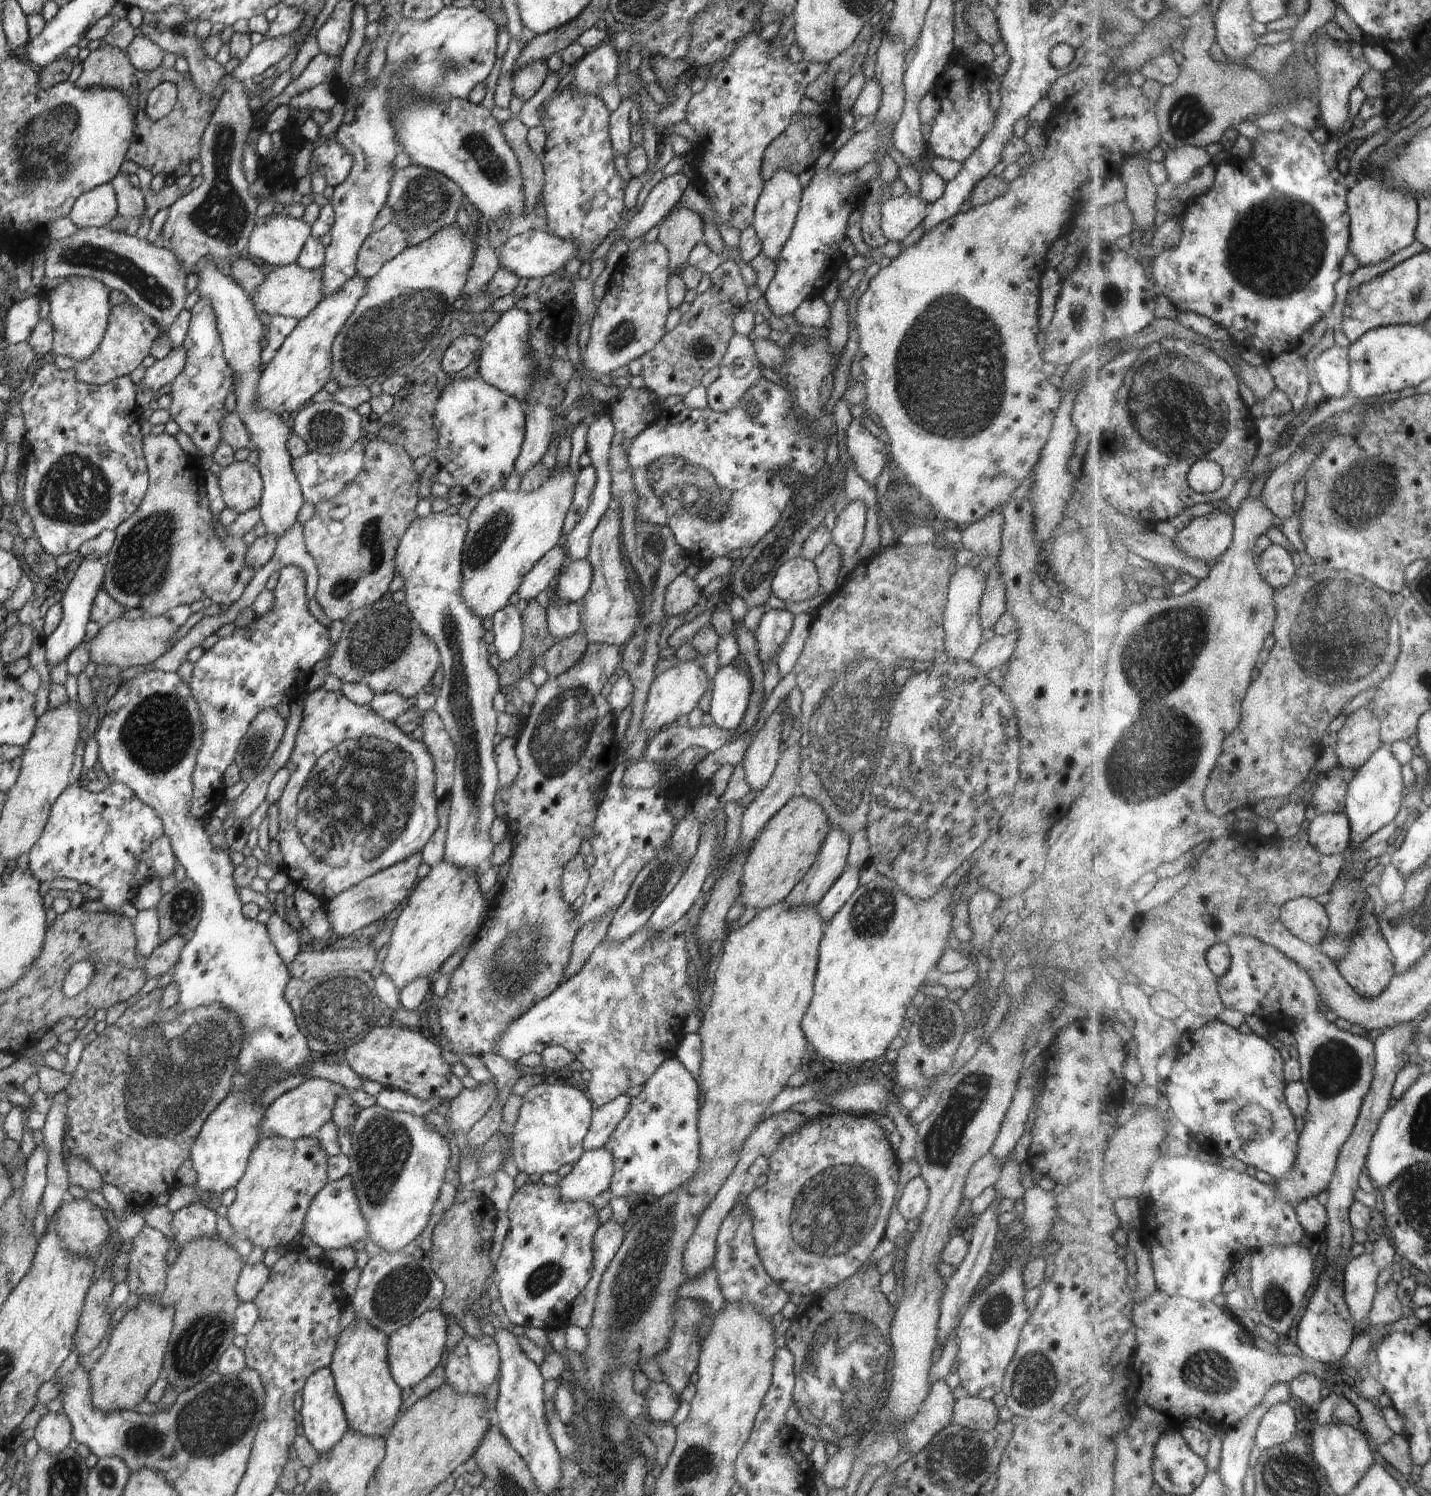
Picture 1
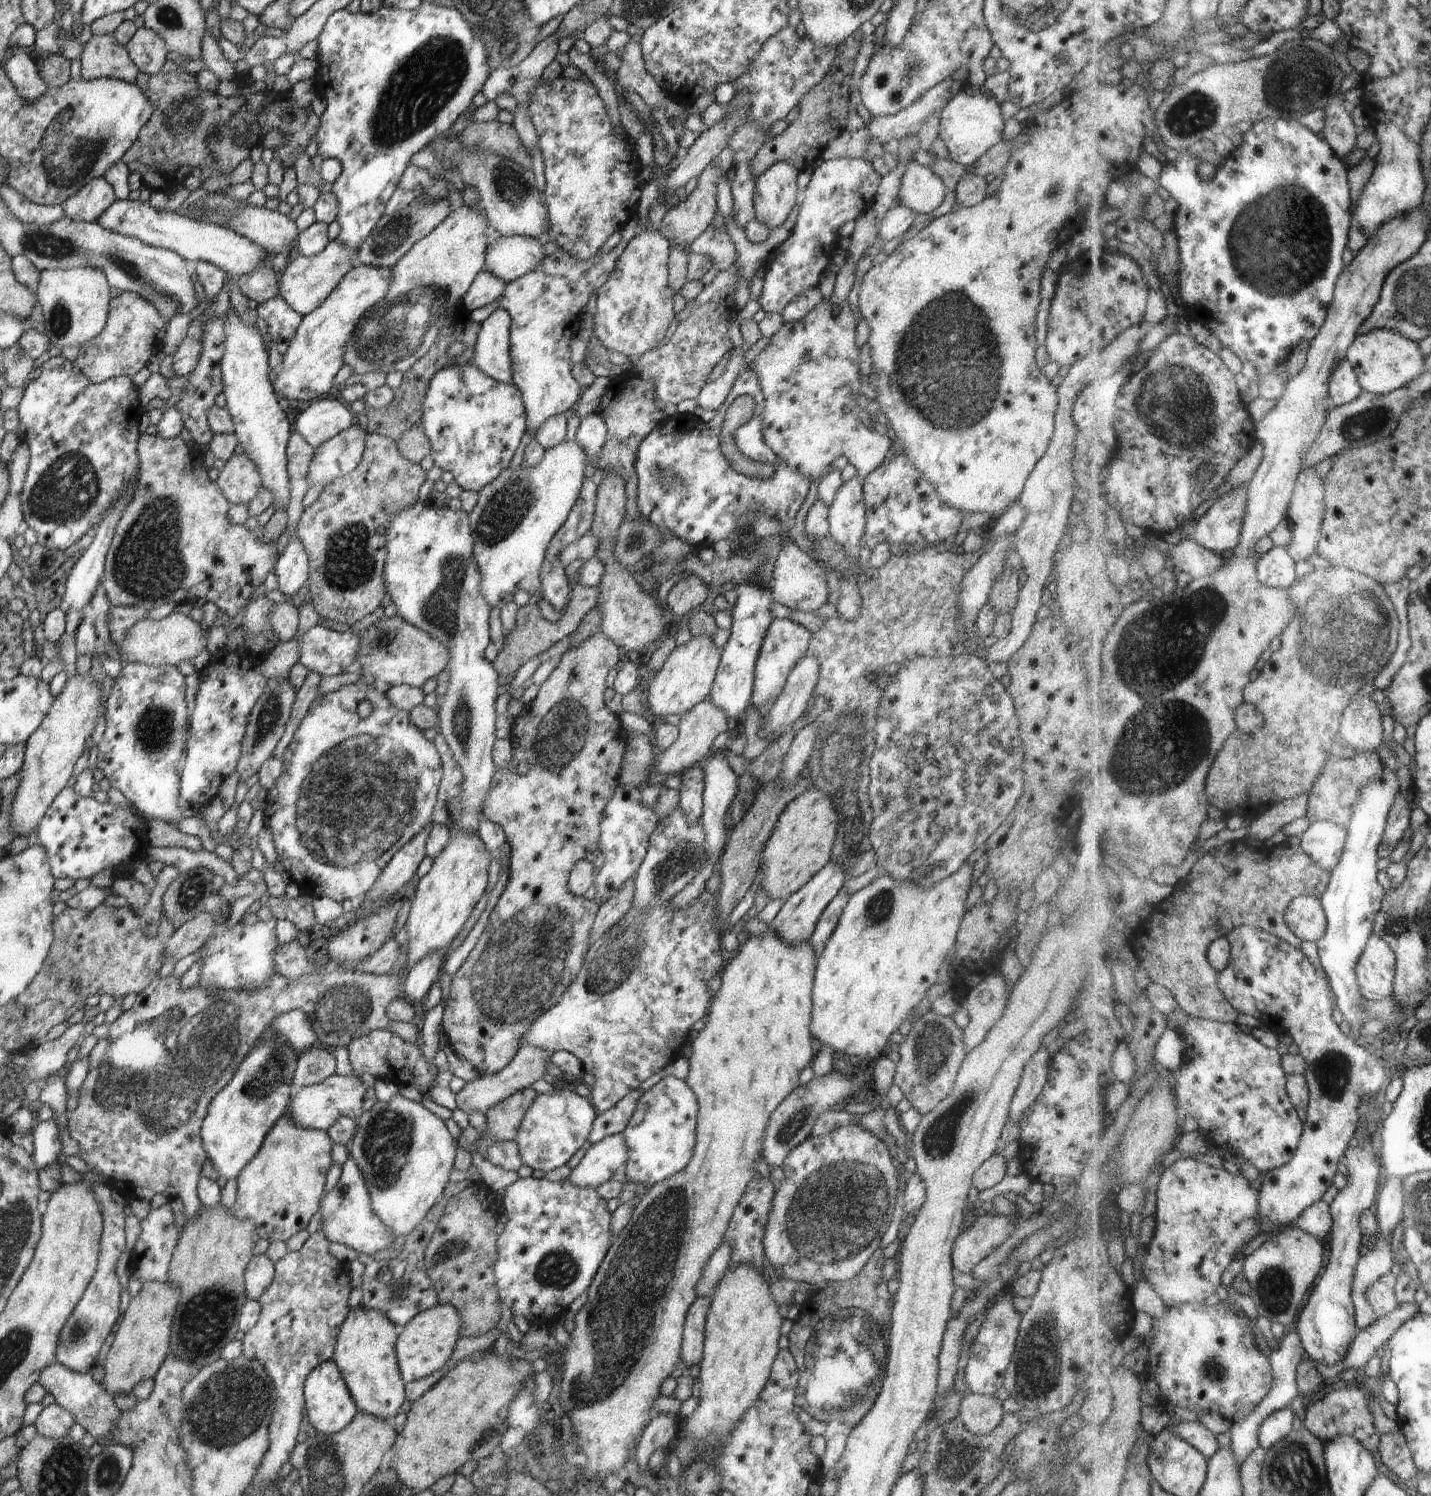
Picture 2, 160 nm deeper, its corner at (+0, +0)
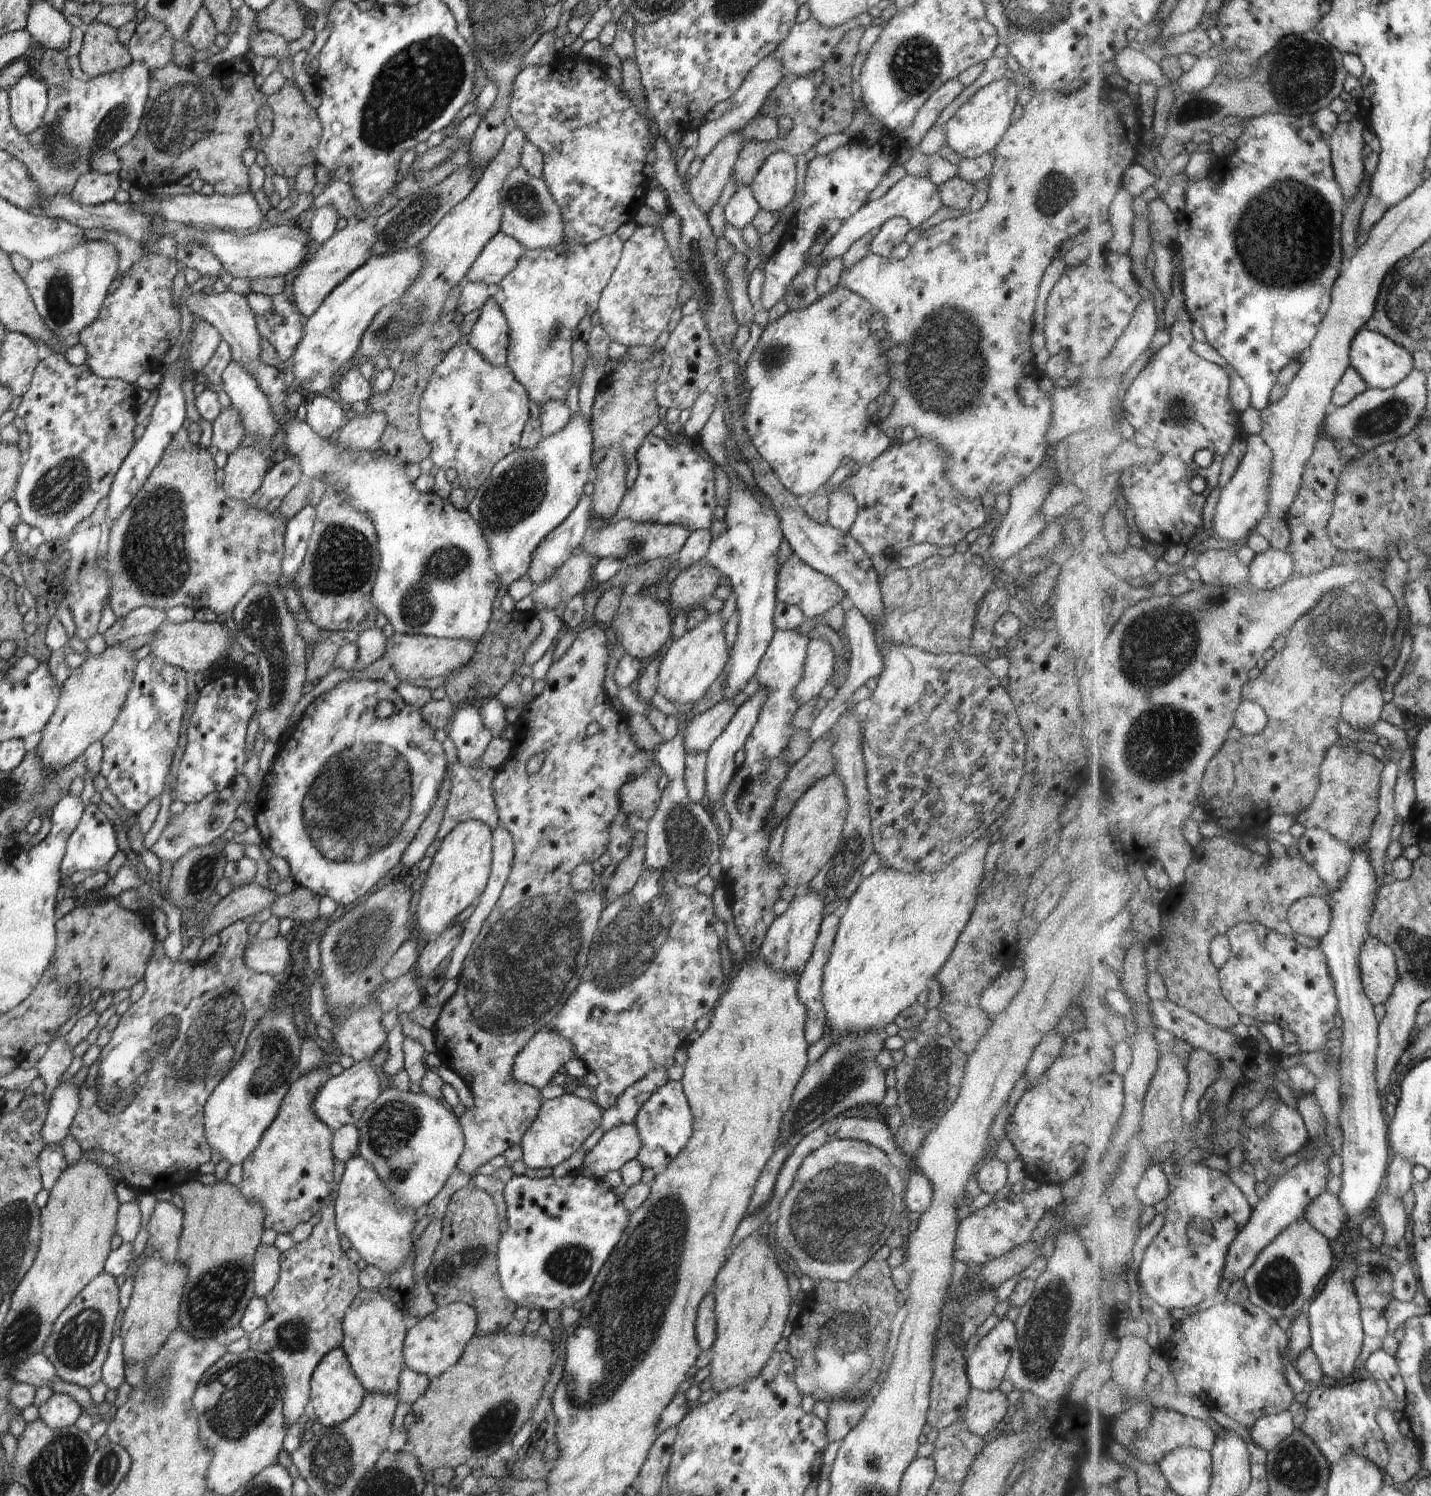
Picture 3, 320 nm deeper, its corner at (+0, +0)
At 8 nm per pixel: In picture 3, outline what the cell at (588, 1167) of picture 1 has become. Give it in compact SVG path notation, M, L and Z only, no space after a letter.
M634 1123L611 1128L586 1154L578 1172L600 1179L610 1171L619 1171L625 1162L636 1159L641 1146L642 1141Z

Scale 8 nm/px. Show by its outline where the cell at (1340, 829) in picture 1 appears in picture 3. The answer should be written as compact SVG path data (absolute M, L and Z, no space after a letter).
M1320 827L1307 829L1298 846L1300 854L1316 867L1331 892L1339 891L1355 861L1353 848Z

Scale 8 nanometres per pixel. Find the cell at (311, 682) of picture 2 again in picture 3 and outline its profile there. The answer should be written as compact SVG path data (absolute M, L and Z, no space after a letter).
M331 631L330 636L315 644L312 659L307 662L306 682L322 679L331 670L341 646L347 641L343 631Z

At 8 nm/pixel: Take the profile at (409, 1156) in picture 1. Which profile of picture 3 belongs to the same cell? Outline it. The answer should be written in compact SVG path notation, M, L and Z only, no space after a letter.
M396 1086L382 1089L380 1096L368 1106L355 1127L359 1132L357 1156L368 1159L380 1180L392 1191L393 1201L397 1205L414 1212L423 1204L428 1204L442 1190L464 1152L465 1136L458 1117L424 1091L402 1091Z

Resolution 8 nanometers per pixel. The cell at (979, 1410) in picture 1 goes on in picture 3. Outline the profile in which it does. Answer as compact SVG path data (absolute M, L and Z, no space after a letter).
M999 1388L991 1391L970 1389L964 1418L968 1430L983 1437L998 1426L1009 1406L1008 1398Z

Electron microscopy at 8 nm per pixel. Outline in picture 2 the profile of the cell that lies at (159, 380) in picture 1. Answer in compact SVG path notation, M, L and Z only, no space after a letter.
M198 315L192 319L186 336L173 354L174 376L189 375L196 368L201 353L204 322L204 315Z

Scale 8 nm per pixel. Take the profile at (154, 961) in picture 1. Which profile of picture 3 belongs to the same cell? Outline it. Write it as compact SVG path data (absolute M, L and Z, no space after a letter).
M255 882L233 890L213 909L203 930L203 939L219 934L233 922L248 921L256 912L271 908L277 896L272 889Z

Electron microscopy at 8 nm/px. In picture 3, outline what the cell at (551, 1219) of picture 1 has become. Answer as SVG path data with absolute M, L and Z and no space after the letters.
M514 1175L503 1189L507 1204L508 1229L501 1233L497 1247L499 1279L504 1294L516 1303L532 1309L559 1310L572 1307L592 1288L598 1271L606 1262L629 1223L629 1212L621 1193L605 1189L597 1178L589 1176L549 1177L531 1179Z

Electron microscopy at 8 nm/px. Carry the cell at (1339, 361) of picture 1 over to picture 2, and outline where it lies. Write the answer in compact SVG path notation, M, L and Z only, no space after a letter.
M1349 360L1344 361L1331 380L1333 407L1354 402L1364 391L1354 365Z

